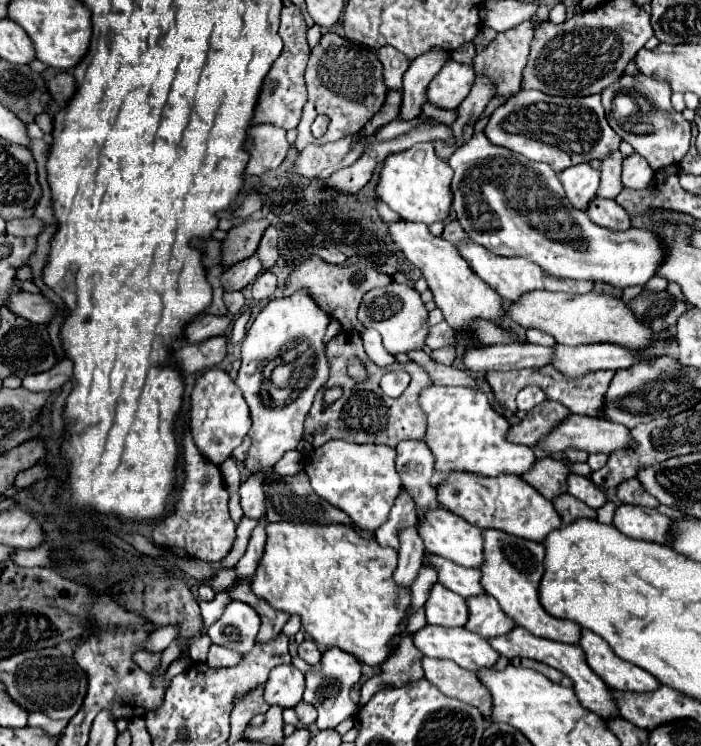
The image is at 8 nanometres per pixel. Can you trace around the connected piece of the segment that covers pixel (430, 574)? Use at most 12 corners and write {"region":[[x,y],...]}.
{"region":[[422,564],[412,588],[412,610],[424,606],[438,582],[436,570]]}

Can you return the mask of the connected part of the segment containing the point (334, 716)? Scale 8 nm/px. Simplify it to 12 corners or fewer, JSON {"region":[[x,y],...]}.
{"region":[[336,646],[320,670],[304,672],[304,702],[316,726],[336,728],[356,710],[350,700],[360,662]]}

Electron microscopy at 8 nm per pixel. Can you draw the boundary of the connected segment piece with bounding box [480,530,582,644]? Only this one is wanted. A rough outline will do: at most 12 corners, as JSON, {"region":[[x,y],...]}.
{"region":[[484,530],[482,586],[538,638],[578,644],[540,604],[544,546]]}

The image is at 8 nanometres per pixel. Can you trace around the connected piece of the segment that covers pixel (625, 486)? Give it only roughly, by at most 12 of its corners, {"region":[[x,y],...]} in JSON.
{"region":[[636,478],[618,486],[622,504],[656,508],[652,498]]}

